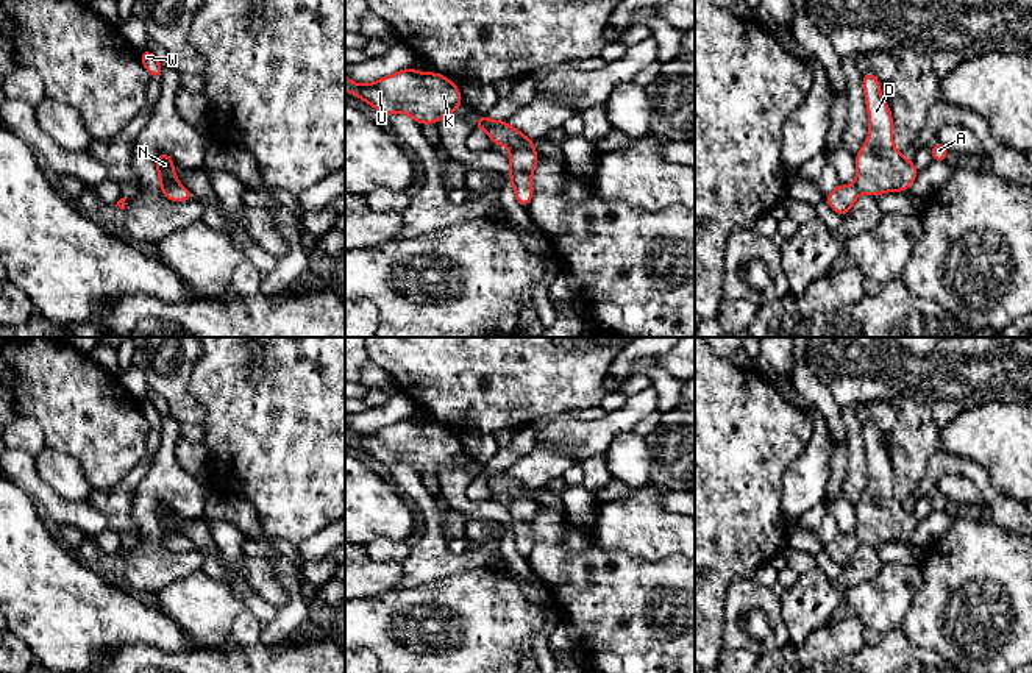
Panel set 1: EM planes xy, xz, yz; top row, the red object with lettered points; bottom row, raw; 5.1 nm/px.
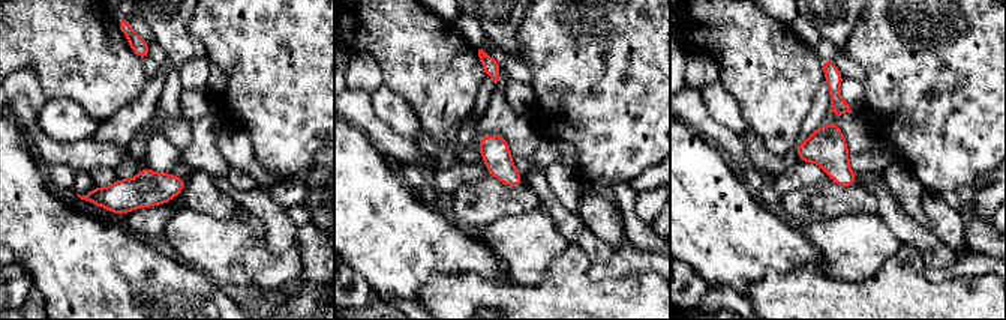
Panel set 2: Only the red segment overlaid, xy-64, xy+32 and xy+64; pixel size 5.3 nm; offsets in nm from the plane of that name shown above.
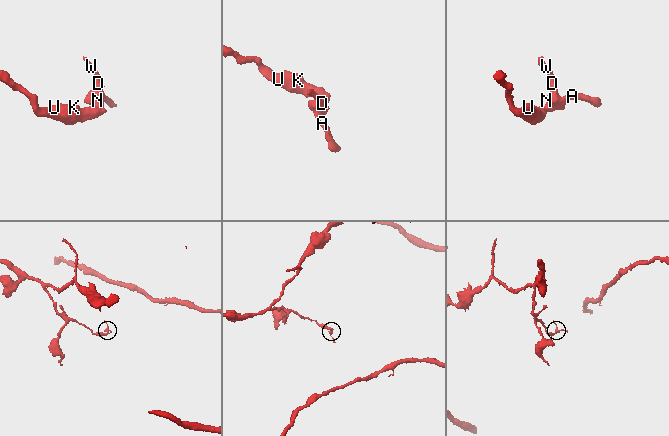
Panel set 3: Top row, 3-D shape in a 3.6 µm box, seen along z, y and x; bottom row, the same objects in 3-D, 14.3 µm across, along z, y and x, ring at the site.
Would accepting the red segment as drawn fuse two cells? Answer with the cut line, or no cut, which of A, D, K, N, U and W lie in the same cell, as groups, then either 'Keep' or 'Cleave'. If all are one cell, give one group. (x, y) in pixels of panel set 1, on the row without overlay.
No split. Groups: A D K N U W. Keep

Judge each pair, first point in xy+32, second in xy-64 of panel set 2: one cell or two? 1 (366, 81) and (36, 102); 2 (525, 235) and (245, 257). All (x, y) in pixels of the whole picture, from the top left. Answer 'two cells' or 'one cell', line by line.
1: one cell
2: one cell

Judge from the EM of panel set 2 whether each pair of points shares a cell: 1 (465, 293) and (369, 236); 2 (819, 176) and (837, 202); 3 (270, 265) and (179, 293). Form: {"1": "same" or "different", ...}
{"1": "different", "2": "different", "3": "different"}

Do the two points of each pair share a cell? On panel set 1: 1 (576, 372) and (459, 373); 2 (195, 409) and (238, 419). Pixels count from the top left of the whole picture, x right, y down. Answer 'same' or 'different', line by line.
1: same
2: different

